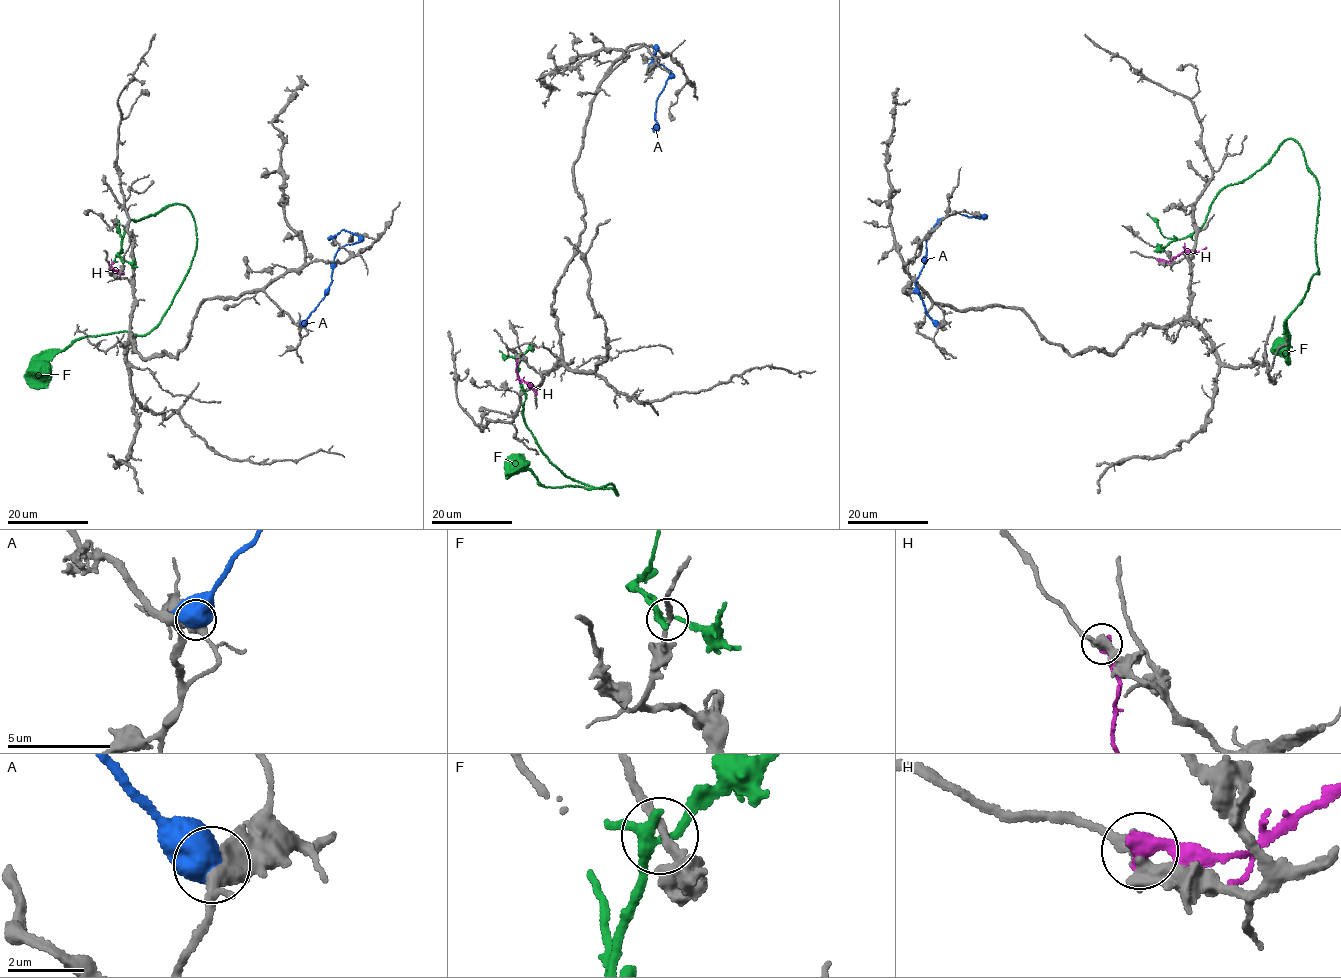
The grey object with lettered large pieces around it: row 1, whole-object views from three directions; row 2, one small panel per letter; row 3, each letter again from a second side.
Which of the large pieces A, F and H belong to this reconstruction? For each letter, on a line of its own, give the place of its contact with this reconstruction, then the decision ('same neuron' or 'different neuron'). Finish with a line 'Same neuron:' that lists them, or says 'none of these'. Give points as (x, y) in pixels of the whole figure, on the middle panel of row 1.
A: contact (653, 65); different neuron
F: contact (522, 354); different neuron
H: contact (514, 352); different neuron
Same neuron: none of these

